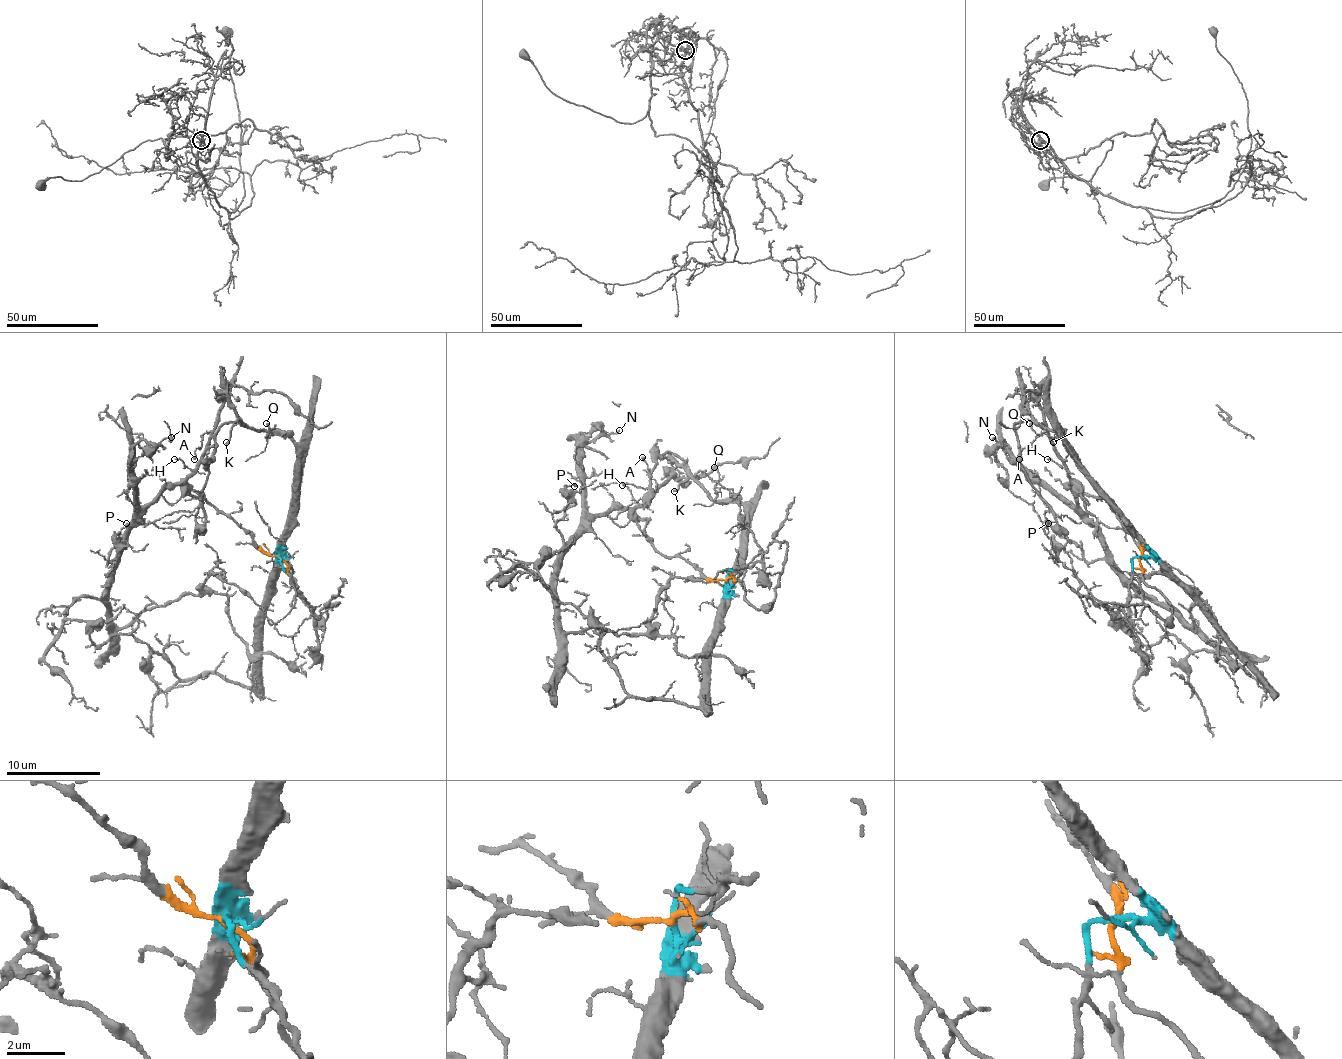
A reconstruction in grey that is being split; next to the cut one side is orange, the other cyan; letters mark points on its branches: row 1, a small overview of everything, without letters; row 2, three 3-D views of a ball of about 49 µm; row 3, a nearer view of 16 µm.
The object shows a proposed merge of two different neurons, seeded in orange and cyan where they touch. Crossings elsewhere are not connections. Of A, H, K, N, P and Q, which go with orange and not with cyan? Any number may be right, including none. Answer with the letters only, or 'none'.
A, H, N, P

